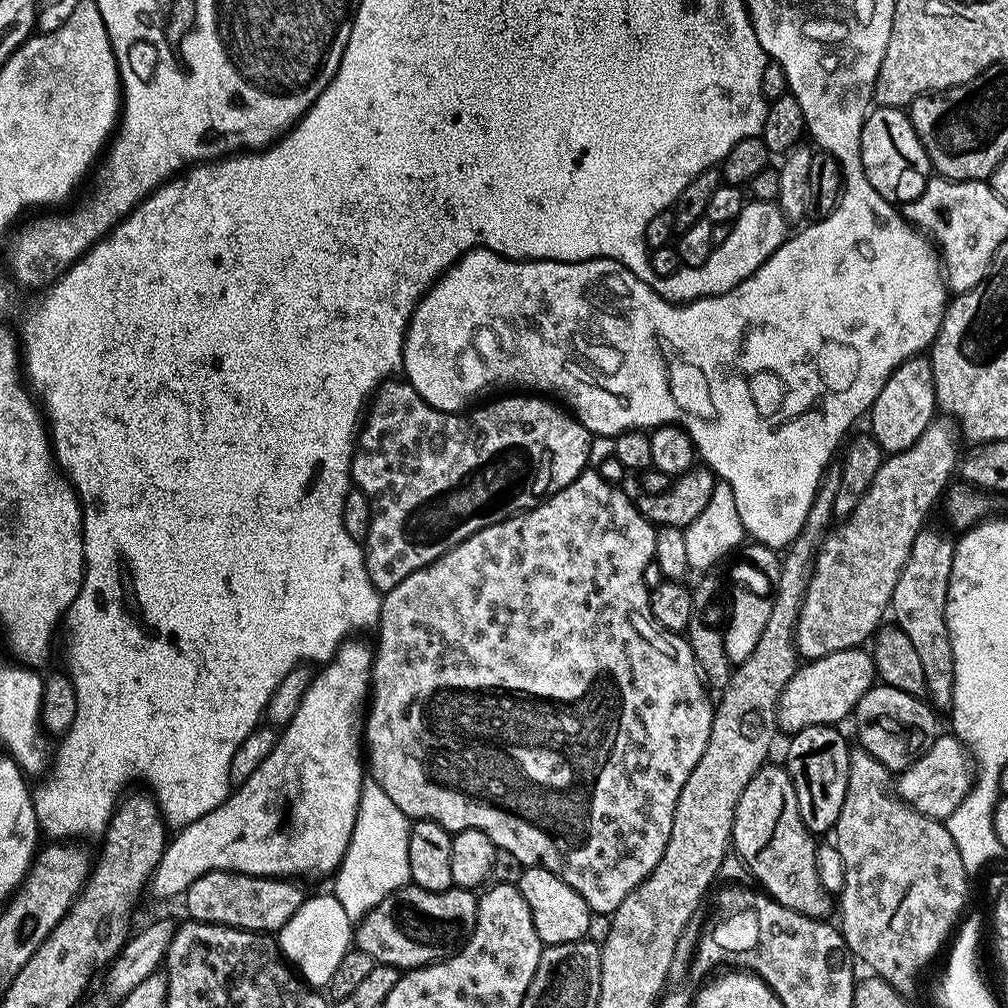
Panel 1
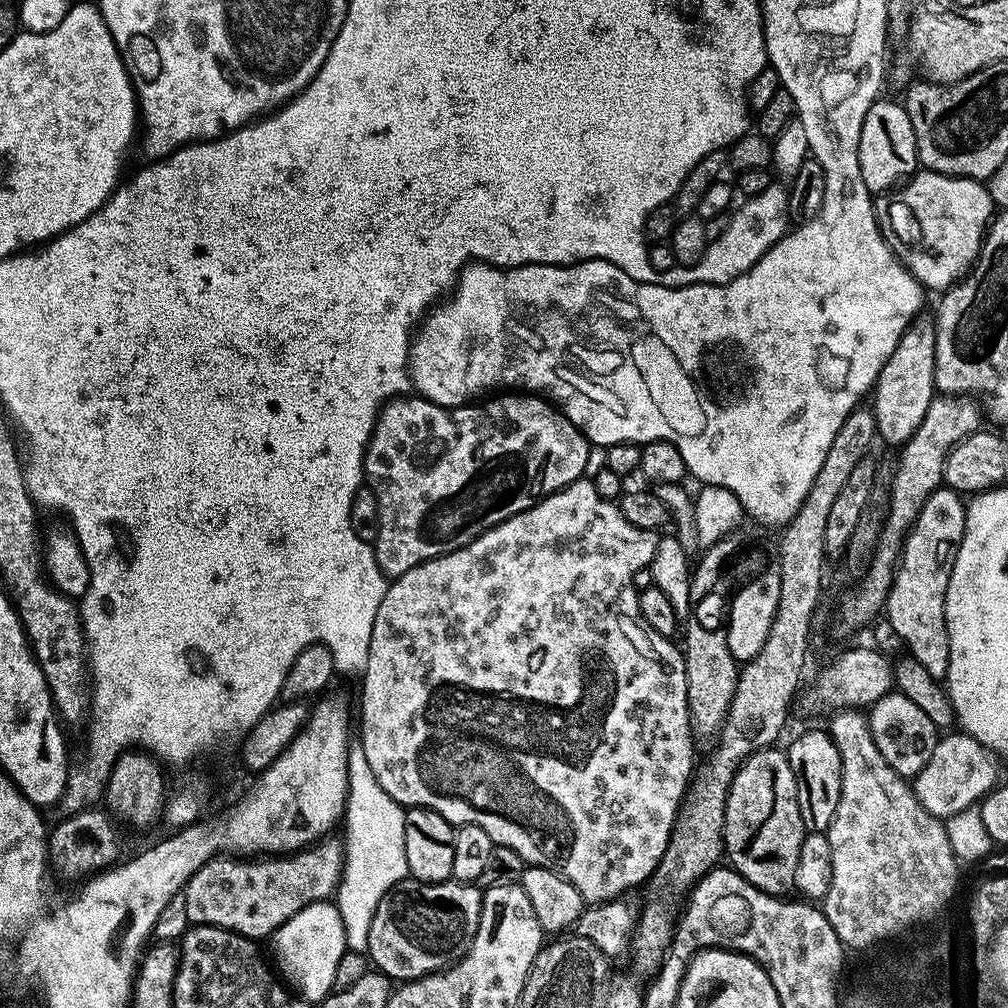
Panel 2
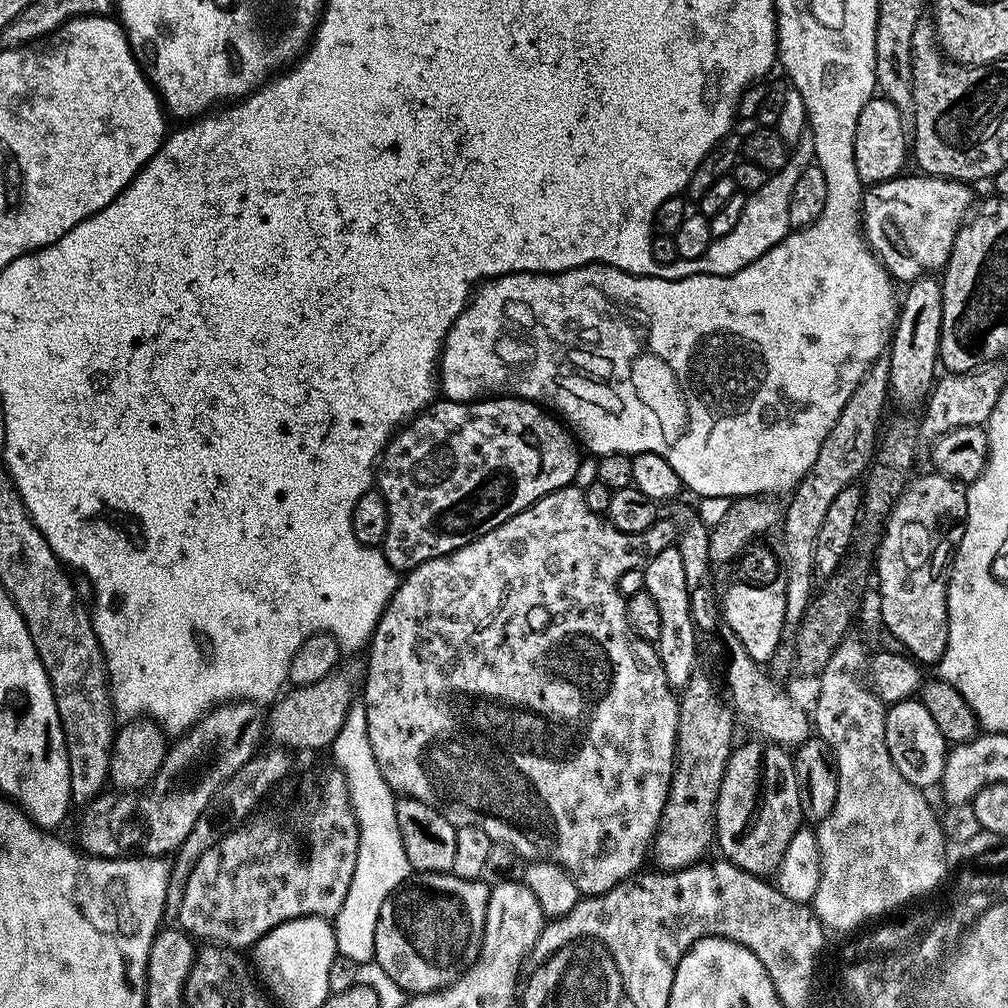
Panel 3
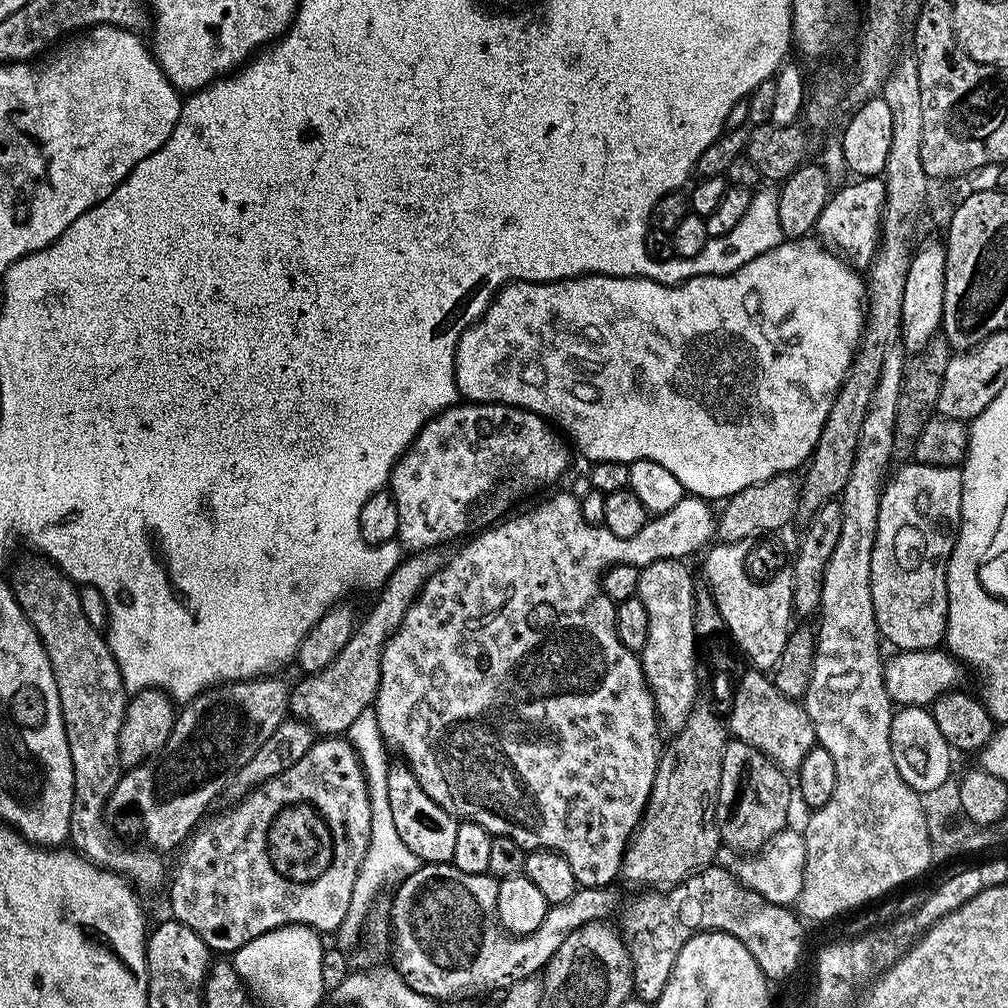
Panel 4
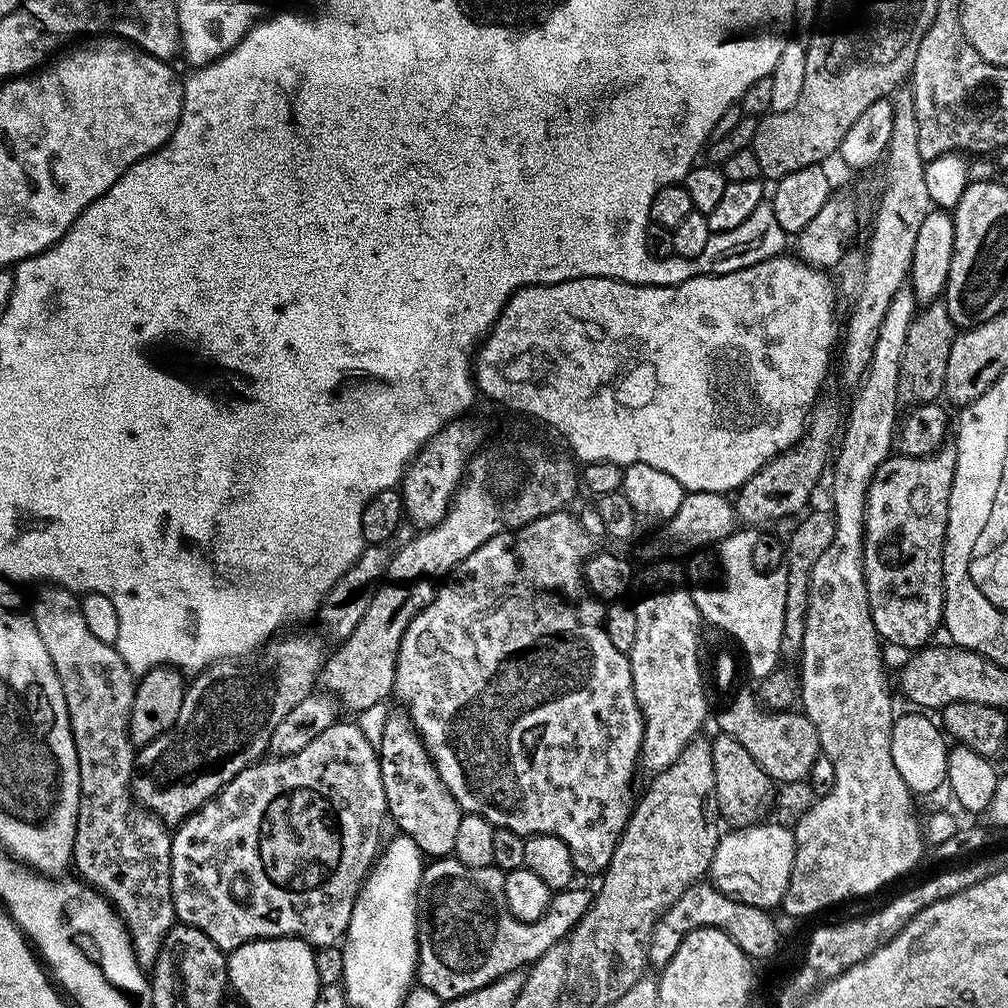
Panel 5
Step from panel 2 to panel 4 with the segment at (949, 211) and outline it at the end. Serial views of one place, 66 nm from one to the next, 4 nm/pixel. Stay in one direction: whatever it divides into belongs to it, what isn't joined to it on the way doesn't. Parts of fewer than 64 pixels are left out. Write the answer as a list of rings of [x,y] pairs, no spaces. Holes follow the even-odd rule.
[[[865,176],[853,179],[851,182],[853,184],[848,184],[837,192],[835,189],[829,195],[814,232],[821,241],[827,242],[849,261],[868,262],[876,255],[882,235],[886,189],[880,176]]]

